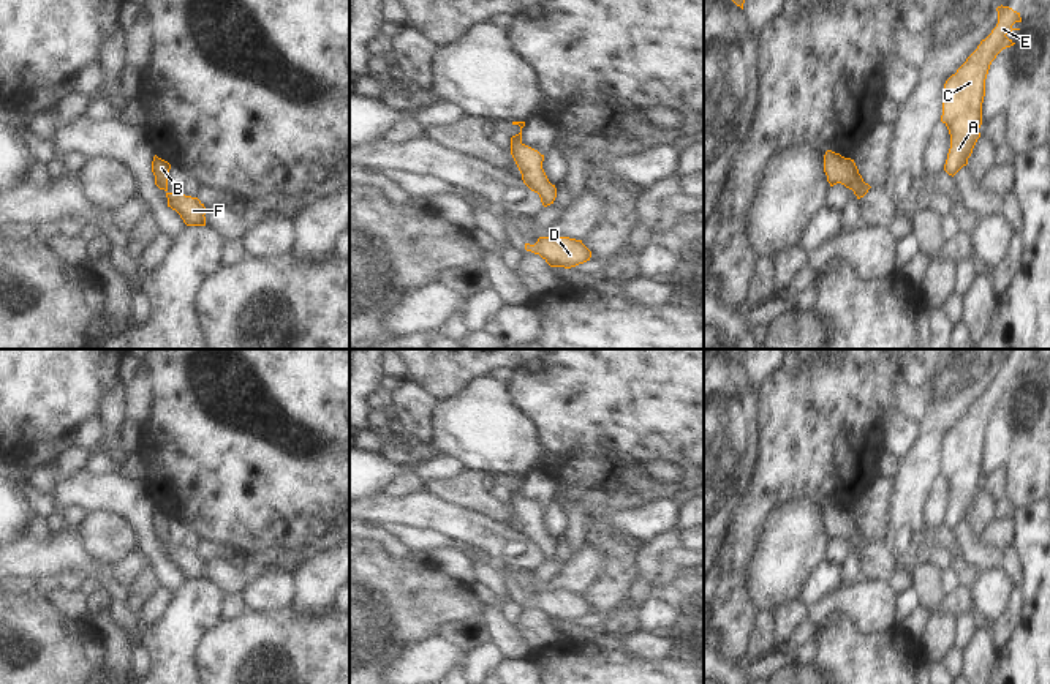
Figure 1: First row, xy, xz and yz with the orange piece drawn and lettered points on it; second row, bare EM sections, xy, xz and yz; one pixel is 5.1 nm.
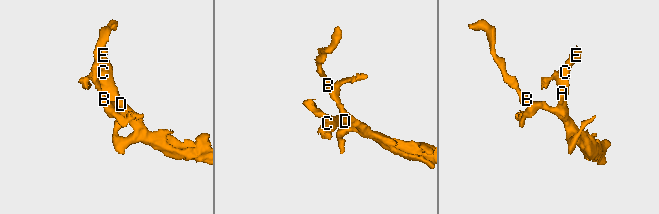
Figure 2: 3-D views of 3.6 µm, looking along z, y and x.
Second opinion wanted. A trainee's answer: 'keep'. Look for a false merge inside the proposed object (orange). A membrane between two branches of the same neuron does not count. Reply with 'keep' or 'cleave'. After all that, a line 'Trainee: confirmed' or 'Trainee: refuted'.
keep
Trainee: confirmed

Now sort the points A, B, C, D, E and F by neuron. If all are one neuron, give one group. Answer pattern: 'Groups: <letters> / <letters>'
Groups: A B C D E F

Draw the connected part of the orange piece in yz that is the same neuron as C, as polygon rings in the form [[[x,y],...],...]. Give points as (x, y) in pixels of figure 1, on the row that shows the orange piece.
[[[1003,5],[996,11],[996,27],[980,41],[957,73],[946,81],[942,88],[941,122],[950,134],[944,171],[952,177],[968,164],[968,158],[980,137],[982,103],[990,65],[1003,49],[1015,44],[1006,35],[1020,30],[1012,27],[1015,22],[1022,22],[1020,13]]]

